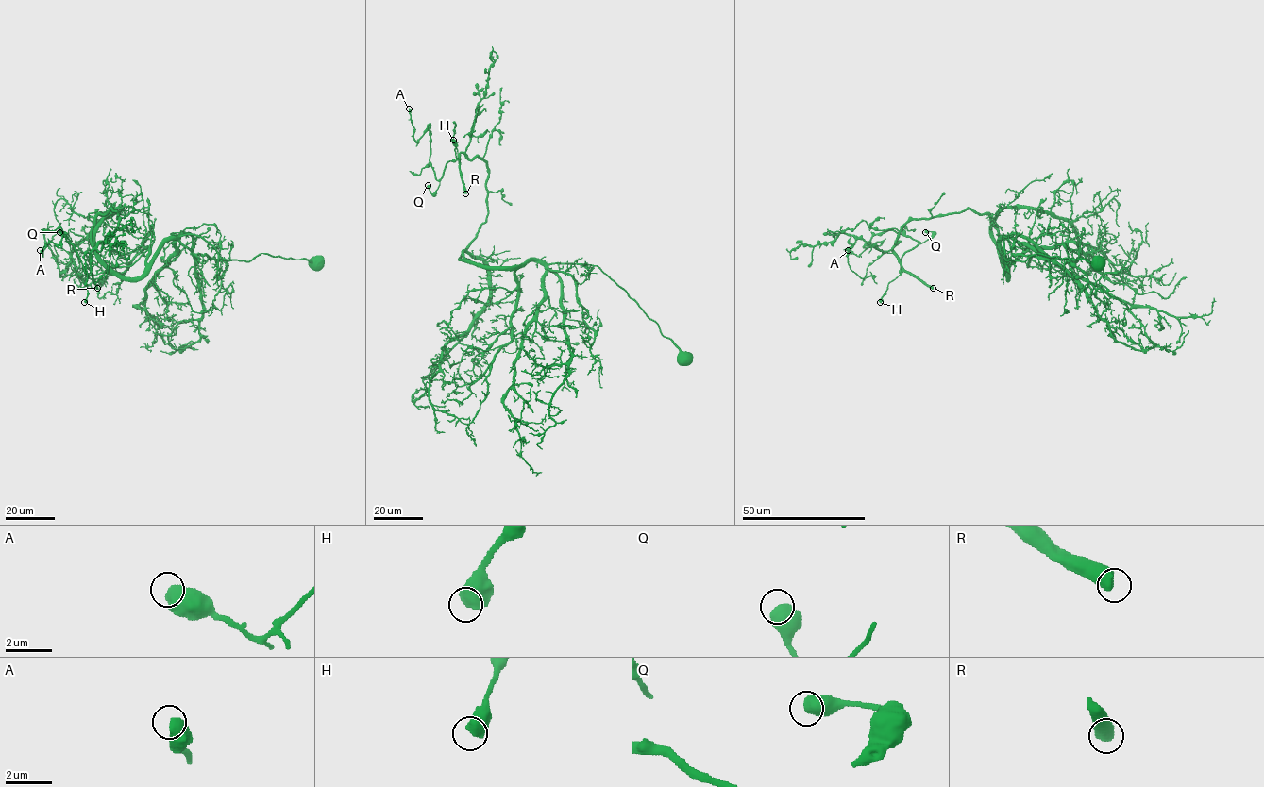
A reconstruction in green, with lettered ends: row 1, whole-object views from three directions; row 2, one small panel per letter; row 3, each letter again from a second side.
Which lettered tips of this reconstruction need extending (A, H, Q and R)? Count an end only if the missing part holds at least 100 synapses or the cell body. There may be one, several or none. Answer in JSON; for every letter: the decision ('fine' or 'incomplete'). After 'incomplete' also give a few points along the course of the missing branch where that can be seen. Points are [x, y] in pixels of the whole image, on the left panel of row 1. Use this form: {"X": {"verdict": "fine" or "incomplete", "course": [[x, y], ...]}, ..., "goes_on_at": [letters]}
{"A": {"verdict": "fine"}, "H": {"verdict": "fine"}, "Q": {"verdict": "fine"}, "R": {"verdict": "incomplete"}, "goes_on_at": ["R"]}

